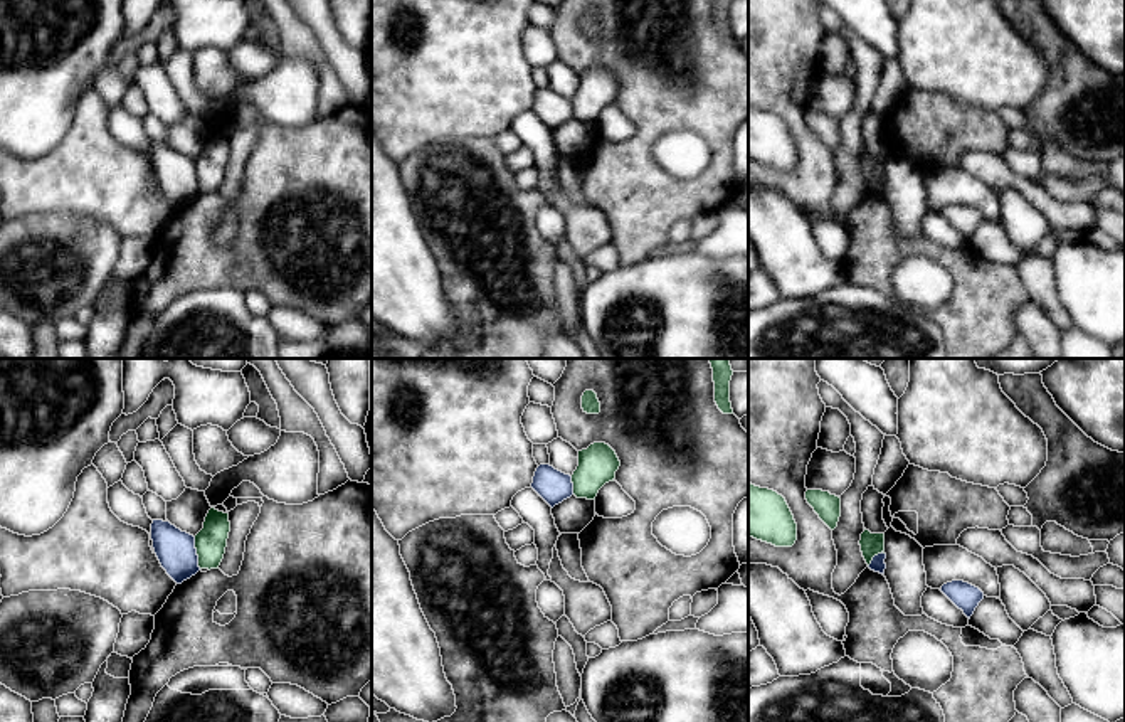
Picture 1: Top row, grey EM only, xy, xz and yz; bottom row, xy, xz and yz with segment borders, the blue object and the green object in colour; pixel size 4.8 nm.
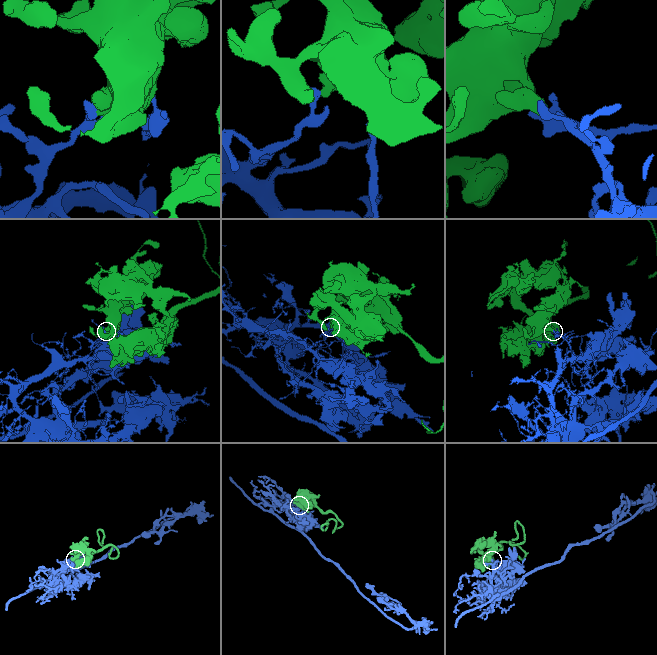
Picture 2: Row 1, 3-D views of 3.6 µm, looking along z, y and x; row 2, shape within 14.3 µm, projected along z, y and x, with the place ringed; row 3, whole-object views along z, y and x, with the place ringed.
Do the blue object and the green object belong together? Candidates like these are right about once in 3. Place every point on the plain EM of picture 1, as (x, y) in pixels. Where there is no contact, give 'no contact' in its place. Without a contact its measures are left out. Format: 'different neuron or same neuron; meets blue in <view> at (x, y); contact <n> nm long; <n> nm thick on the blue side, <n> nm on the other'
different neuron; meets blue in xy at (195, 175); contact 160 nm long; 190 nm thick on the blue side, 150 nm on the other

